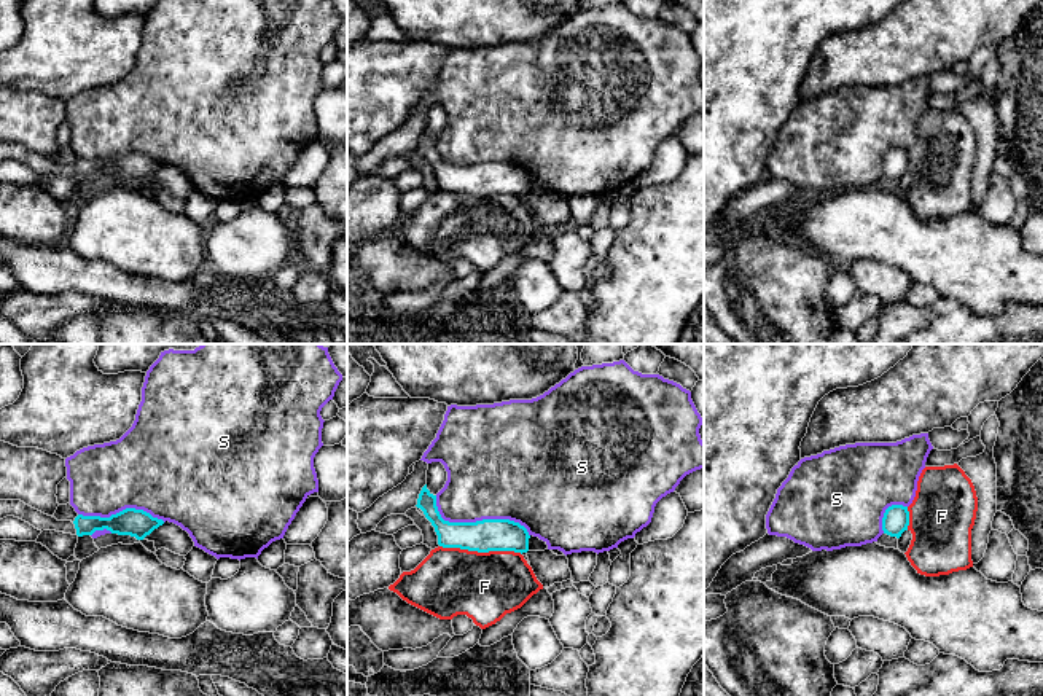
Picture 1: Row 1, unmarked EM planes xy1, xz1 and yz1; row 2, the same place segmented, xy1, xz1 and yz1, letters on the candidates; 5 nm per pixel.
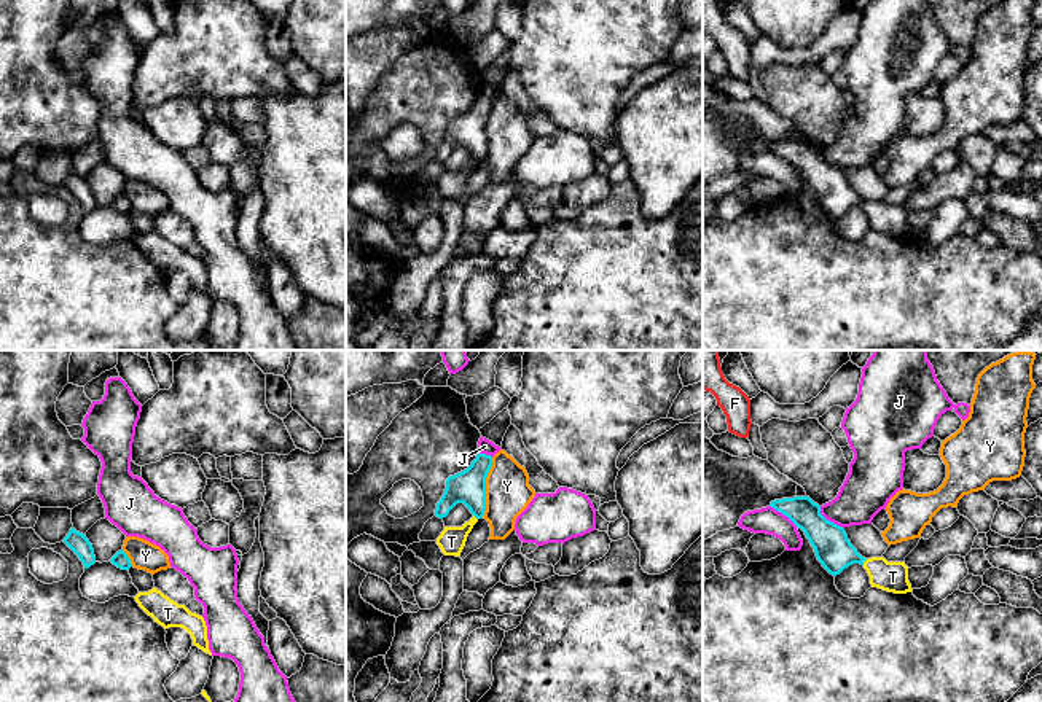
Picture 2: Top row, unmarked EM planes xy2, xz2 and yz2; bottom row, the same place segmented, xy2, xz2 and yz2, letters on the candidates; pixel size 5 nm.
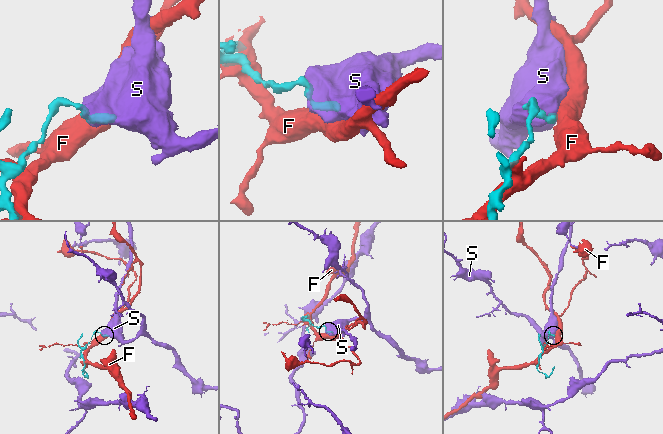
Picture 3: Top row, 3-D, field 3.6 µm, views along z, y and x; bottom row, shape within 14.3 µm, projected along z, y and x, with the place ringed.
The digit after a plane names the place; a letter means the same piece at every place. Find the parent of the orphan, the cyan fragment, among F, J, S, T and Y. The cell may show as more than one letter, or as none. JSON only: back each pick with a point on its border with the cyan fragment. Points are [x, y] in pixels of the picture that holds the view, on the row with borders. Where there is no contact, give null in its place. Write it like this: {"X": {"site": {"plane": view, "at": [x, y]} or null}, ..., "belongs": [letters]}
{"T": {"site": {"plane": "yz2", "at": [864, 561]}}, "belongs": ["T"]}

